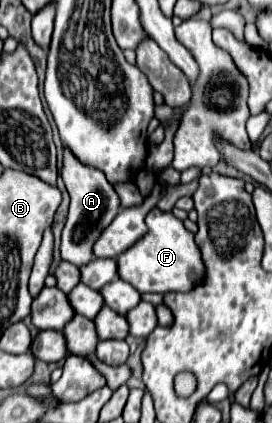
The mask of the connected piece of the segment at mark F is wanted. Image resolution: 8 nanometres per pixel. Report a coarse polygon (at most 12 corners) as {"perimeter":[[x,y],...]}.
{"perimeter":[[154,207],[148,233],[118,255],[140,293],[190,291],[206,277],[184,223]]}

